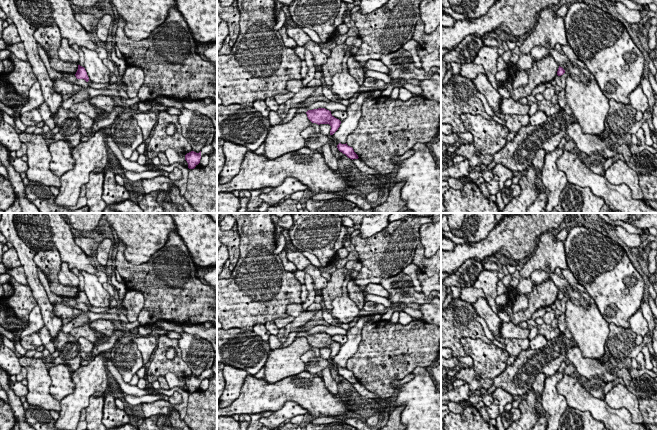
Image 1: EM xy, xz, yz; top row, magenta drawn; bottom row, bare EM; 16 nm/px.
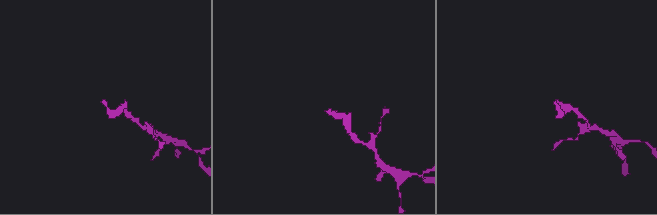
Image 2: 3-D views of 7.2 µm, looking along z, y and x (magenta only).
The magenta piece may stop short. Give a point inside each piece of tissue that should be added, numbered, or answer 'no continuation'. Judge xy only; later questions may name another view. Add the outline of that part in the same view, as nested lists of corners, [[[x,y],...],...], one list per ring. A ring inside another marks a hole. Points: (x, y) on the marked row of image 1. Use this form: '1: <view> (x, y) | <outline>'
no continuation

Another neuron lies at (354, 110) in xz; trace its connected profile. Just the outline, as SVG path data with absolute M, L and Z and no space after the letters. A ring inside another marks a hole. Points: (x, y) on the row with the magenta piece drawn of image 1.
M382 90L361 92L358 95L357 99L352 104L347 106L347 117L343 121L341 121L338 130L333 135L330 135L332 143L335 143L336 145L338 145L339 143L347 143L346 141L348 135L356 129L359 119L361 118L363 102L367 99L380 97L381 93Z

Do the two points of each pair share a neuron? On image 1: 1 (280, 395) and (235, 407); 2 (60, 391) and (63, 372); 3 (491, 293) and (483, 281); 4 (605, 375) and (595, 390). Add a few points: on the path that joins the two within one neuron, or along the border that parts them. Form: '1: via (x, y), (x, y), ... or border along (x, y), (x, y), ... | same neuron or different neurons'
1: via (269, 396), (255, 396), (246, 403) | same neuron
2: via (61, 386), (61, 377) | same neuron
3: via (490, 290), (486, 284) | same neuron
4: border along (587, 379), (600, 378), (606, 382) | different neurons

